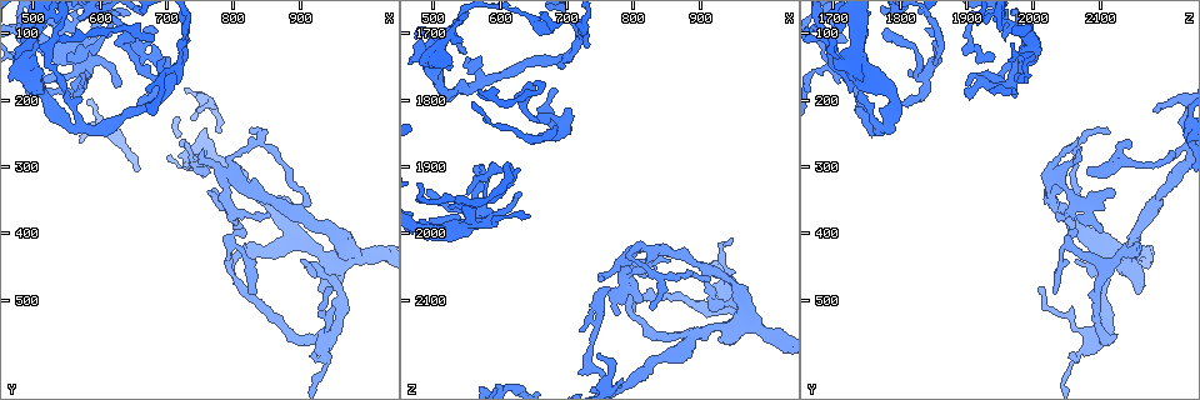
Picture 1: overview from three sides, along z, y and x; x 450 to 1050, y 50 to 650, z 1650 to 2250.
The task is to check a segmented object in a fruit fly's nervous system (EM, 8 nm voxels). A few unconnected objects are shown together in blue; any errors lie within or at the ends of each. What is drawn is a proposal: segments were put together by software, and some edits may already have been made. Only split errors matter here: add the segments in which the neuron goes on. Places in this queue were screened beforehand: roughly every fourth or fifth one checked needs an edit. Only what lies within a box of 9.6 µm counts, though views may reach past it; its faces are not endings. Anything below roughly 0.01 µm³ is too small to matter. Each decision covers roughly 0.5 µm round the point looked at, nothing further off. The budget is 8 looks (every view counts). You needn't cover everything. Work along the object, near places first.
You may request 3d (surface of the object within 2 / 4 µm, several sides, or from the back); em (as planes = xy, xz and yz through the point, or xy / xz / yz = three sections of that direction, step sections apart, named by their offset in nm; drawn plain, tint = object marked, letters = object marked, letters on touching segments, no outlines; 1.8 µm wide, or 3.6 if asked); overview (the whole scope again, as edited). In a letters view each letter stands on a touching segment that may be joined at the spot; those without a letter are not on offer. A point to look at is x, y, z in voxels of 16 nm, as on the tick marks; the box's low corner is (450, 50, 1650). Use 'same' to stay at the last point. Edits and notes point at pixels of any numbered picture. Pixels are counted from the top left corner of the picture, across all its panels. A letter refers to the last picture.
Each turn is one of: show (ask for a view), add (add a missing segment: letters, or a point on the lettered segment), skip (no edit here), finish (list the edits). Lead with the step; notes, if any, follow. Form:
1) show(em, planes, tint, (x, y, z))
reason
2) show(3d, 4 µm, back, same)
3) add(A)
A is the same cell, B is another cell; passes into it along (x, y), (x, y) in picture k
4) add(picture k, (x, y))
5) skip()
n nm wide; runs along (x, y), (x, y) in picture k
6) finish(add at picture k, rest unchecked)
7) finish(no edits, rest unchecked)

show(em, planes, letters, (735, 295, 2185))
abrupt turn

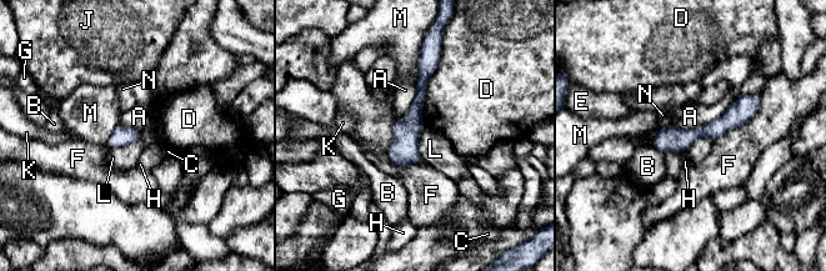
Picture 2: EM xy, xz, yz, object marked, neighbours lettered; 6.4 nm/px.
skip()
A, B, C, D, E, F, G, H, J, K, L, M and N are other cells; runs along (757, 96), (712, 131), (655, 144) in picture 2; none of them fits

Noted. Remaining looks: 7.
show(3d, 4 µm, (910, 365, 2065))
tapers out

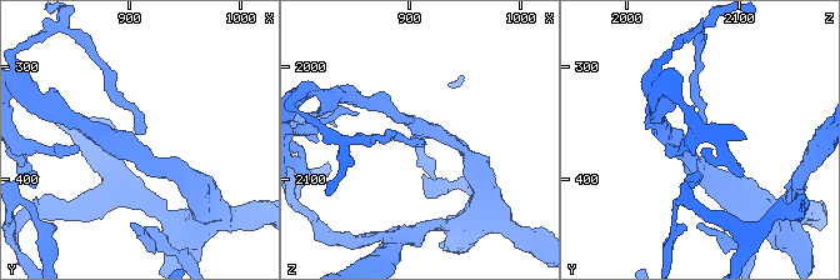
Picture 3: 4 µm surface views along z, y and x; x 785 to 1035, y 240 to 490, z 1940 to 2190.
show(em, planes, letters, (910, 362, 2064))

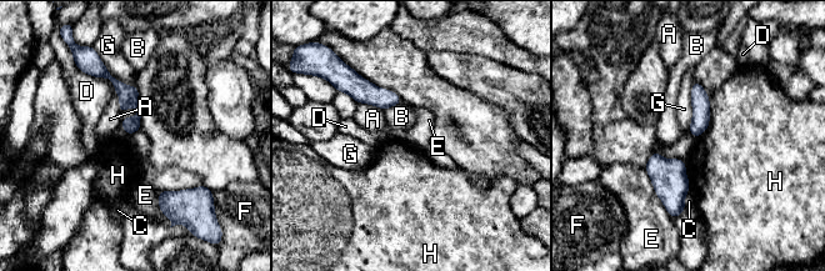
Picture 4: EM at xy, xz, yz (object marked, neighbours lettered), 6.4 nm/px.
skip()
E touches over 400 nm; A, B, C, D, E, F, G and H are other cells; border along (644, 166), (655, 195), (673, 219) in picture 4; none of them fits

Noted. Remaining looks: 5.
show(3d, 4 µm, (570, 180, 1895))

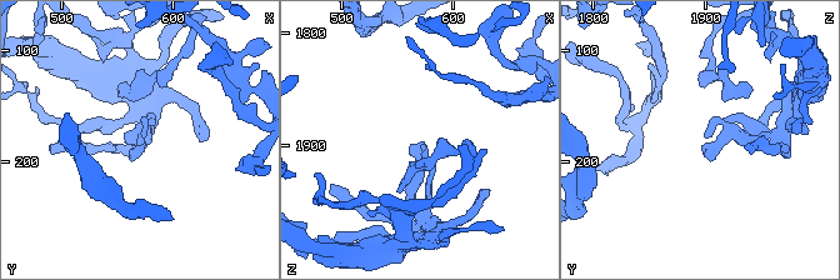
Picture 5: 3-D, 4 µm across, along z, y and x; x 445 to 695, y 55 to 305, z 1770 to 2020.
show(em, planes, tint, (572, 176, 1898))

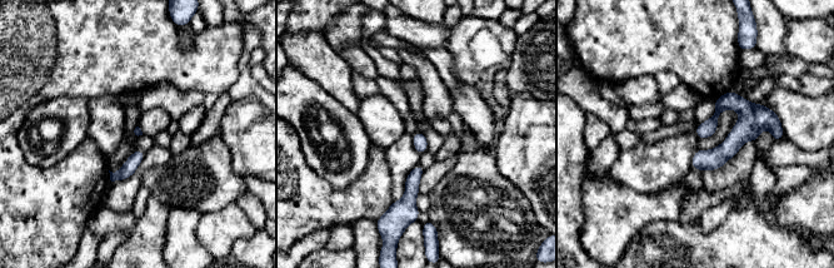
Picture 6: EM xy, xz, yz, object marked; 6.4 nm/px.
show(em, planes, letters, same)
what lies round it

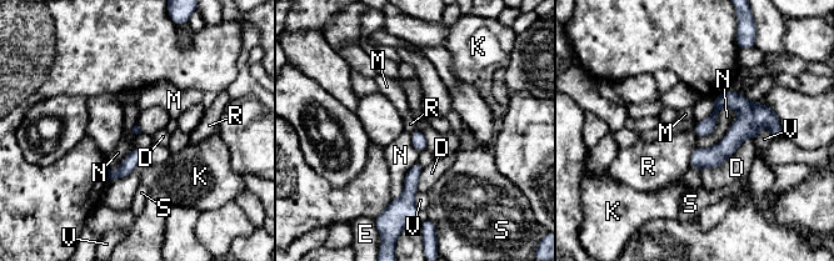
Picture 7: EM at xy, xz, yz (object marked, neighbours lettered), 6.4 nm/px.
skip()
D touches over 400 nm; D, E, K, M, N, R, S and V are other cells; no lettered segment goes on from it

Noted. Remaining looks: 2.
finish(no edits, rest unchecked)

